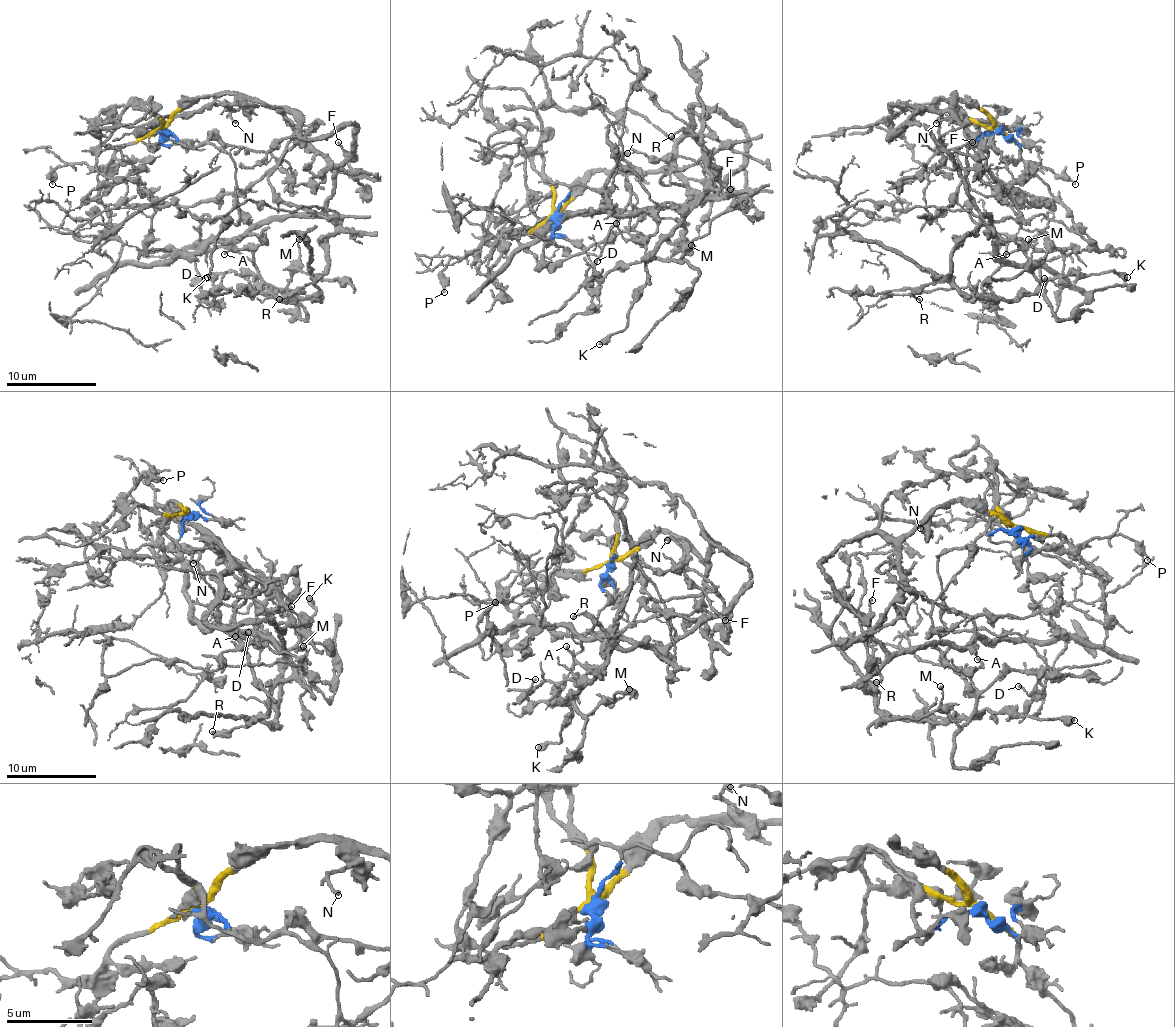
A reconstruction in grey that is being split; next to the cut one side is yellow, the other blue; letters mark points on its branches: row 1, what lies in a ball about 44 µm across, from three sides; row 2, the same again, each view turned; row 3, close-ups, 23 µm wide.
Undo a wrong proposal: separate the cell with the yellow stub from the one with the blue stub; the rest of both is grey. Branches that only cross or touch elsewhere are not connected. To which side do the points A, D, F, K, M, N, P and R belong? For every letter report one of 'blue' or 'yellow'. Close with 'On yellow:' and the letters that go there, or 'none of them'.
A: yellow
D: yellow
F: yellow
K: yellow
M: yellow
N: yellow
P: yellow
R: yellow
On yellow: A, D, F, K, M, N, P, R

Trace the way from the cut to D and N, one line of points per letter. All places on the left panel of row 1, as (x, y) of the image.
D: (159, 128), (209, 94), (301, 135), (353, 124), (317, 214), (277, 216), (254, 261), (195, 255), (204, 277)
N: (159, 128), (202, 96), (231, 94), (238, 105), (231, 115), (236, 124)

